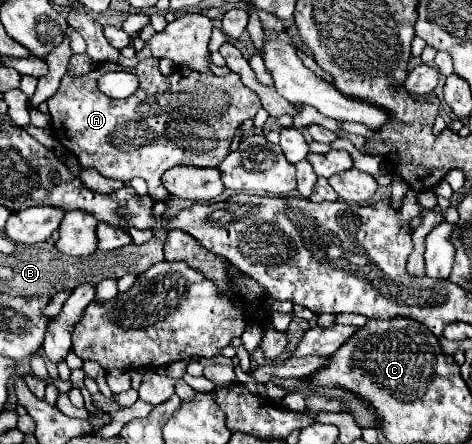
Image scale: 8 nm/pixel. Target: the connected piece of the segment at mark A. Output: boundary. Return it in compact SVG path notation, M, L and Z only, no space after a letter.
M150 59L150 83L144 91L144 85L138 85L134 95L110 99L100 93L96 81L100 75L120 69L106 63L80 77L64 75L56 95L48 99L52 129L82 167L94 167L100 175L124 183L142 177L154 201L170 197L160 181L170 167L218 167L228 155L228 145L238 125L252 119L260 109L258 95L246 89L236 73L216 77L214 73L196 73L182 67L164 77L158 71L156 59Z

